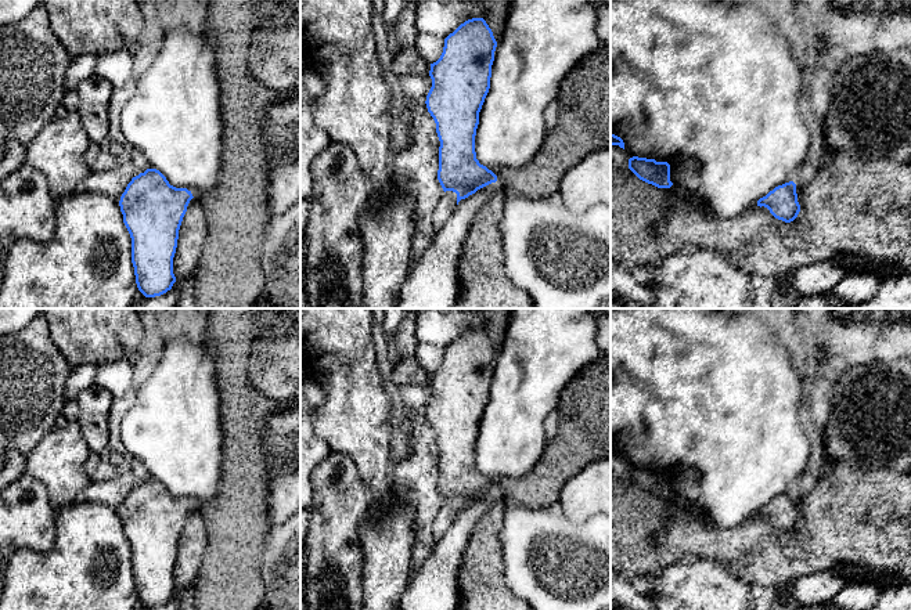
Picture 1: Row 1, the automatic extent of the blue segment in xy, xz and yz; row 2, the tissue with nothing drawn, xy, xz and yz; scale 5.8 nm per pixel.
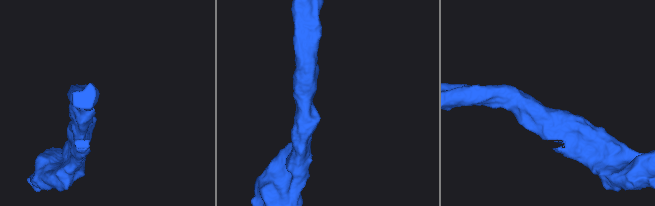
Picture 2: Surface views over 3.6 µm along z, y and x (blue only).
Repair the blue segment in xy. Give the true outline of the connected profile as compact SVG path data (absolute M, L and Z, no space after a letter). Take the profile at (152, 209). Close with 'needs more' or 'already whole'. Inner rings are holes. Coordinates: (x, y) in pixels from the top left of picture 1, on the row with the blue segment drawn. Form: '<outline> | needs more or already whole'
M147 169L133 177L120 196L119 206L123 223L132 238L132 263L136 284L145 297L161 296L170 290L176 282L173 257L177 248L179 230L192 198L191 191L170 185L156 169Z | already whole

